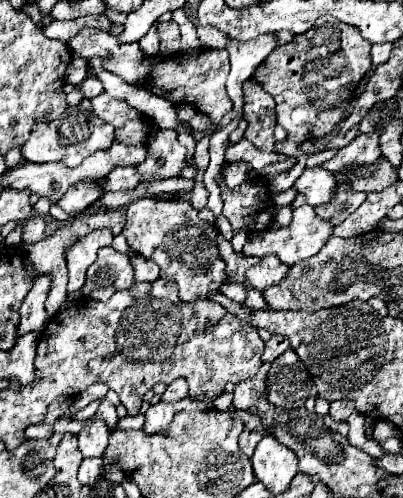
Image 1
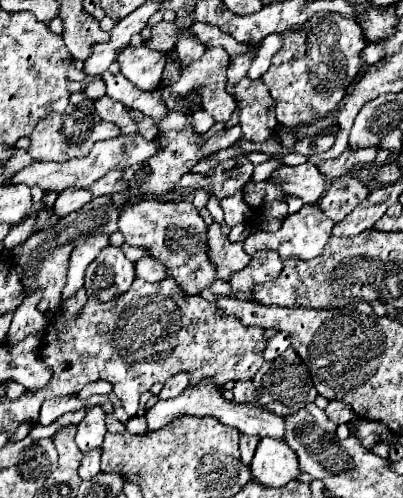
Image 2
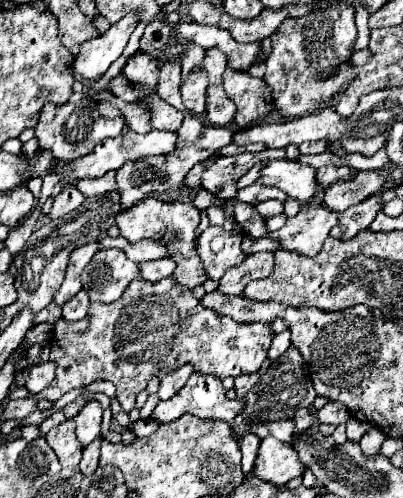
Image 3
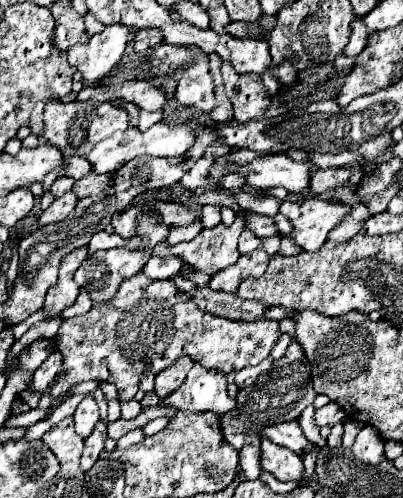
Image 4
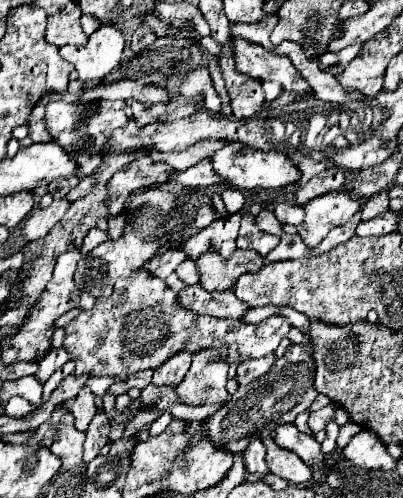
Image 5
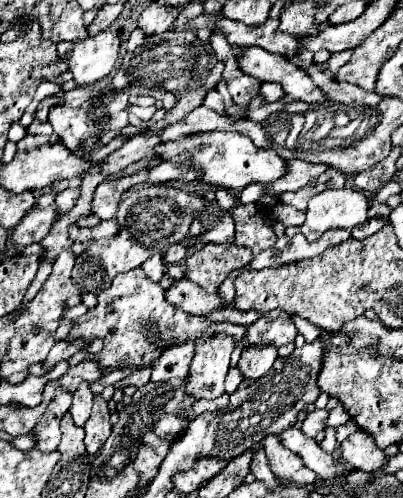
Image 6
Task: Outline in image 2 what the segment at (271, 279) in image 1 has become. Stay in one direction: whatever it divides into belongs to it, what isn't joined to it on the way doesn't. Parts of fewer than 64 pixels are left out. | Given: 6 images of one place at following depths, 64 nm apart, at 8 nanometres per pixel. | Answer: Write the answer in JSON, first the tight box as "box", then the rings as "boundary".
{"box":[230,252,284,292],"boundary":[[[260,252],[260,256],[254,256],[252,262],[238,272],[238,276],[232,276],[230,286],[236,292],[252,292],[254,286],[276,280],[282,268],[284,264],[276,252]]]}

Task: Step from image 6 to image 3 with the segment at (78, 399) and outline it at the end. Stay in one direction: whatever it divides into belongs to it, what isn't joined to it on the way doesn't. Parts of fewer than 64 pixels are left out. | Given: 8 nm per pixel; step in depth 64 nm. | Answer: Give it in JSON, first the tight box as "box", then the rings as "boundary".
{"box":[74,400,102,448],"boundary":[[[92,400],[88,406],[84,406],[74,420],[76,420],[78,442],[84,448],[90,442],[102,438],[102,406],[98,400]]]}

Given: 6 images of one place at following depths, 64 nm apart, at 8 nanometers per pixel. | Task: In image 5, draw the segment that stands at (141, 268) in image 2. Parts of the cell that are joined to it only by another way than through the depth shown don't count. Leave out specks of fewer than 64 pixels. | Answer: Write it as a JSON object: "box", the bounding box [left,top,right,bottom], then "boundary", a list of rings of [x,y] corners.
{"box":[148,248,186,280],"boundary":[[[170,248],[170,250],[166,250],[164,254],[160,254],[158,258],[152,258],[152,260],[150,260],[148,272],[150,272],[152,276],[158,276],[158,278],[166,280],[166,278],[176,270],[176,266],[178,266],[184,258],[186,258],[184,252],[180,252],[180,250],[176,250],[176,248]]]}

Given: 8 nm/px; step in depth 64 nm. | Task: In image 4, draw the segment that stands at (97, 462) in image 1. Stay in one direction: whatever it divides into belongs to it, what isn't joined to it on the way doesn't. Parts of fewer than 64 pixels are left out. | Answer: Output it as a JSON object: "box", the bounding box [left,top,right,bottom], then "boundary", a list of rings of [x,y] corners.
{"box":[80,420,106,472],"boundary":[[[100,420],[100,424],[96,426],[96,432],[92,432],[92,436],[84,444],[84,452],[82,452],[82,460],[80,460],[82,472],[88,472],[96,464],[98,454],[104,448],[104,440],[106,440],[106,424]]]}

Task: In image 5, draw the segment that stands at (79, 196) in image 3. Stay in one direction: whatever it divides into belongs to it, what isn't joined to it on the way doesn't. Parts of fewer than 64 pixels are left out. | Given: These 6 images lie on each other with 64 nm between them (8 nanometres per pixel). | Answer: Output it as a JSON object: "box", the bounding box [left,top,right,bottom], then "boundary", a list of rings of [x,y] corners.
{"box":[24,198,70,240],"boundary":[[[62,198],[62,200],[54,200],[48,208],[44,210],[36,210],[24,224],[24,240],[38,240],[44,238],[44,234],[50,232],[50,228],[62,220],[62,216],[66,214],[66,210],[70,208],[70,200]]]}

